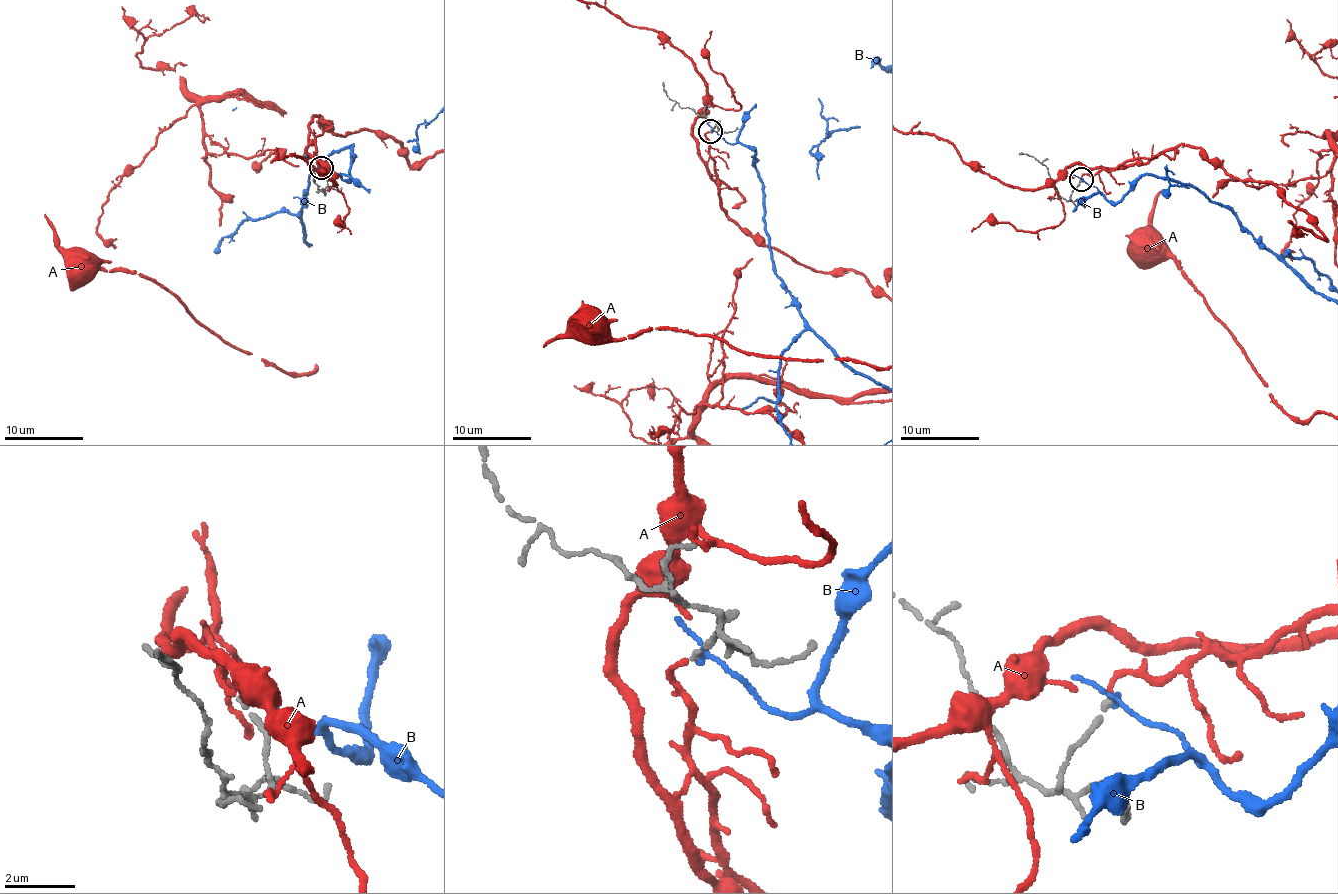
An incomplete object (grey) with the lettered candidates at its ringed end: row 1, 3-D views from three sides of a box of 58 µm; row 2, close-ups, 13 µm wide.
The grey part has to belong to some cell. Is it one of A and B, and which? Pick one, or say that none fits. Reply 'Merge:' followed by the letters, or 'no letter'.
Merge: A

